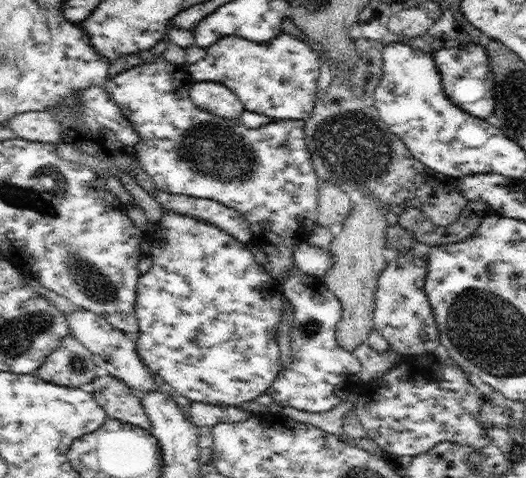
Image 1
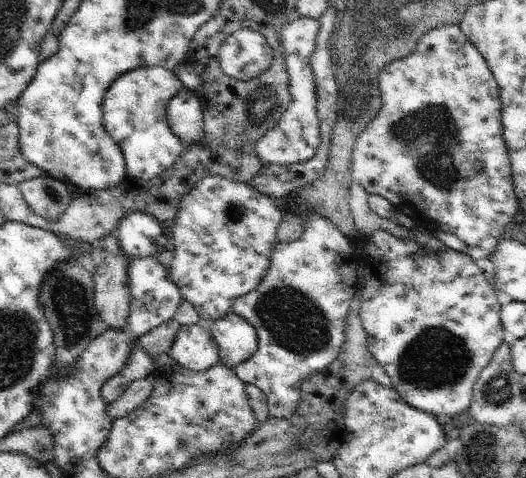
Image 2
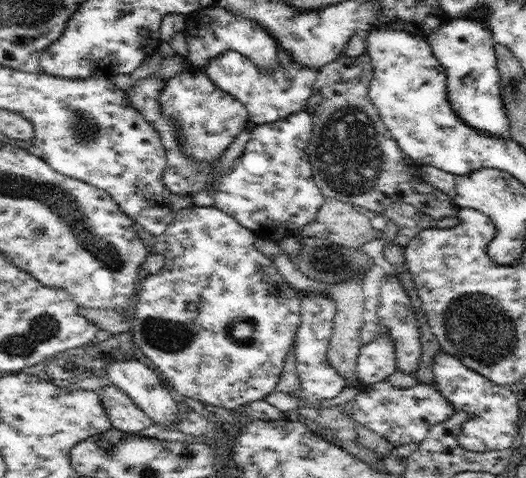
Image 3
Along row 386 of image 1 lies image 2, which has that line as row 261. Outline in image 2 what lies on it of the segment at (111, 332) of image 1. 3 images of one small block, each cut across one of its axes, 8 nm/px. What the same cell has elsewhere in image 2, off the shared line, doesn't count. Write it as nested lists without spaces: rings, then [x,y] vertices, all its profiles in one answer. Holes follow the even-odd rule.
[[[154,257],[130,258],[128,268],[131,301],[126,328],[139,339],[154,327],[172,319],[183,298],[180,288],[172,277],[169,277],[169,270]]]

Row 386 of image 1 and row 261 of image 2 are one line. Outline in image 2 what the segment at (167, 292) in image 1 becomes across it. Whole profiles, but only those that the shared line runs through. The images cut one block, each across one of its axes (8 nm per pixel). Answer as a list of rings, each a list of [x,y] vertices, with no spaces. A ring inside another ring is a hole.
[[[221,176],[203,178],[182,197],[177,217],[172,224],[166,225],[169,237],[174,238],[172,250],[176,253],[168,270],[169,277],[181,290],[183,301],[191,302],[196,308],[199,324],[209,325],[225,317],[232,311],[234,301],[254,290],[264,278],[272,247],[278,242],[276,228],[282,217],[282,211],[277,207],[279,202],[250,185]]]

